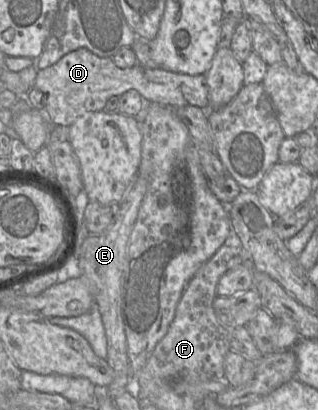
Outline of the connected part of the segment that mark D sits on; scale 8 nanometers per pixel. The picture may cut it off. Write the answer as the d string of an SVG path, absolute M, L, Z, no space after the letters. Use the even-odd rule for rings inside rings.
M79 48L63 56L55 64L37 71L33 87L43 92L46 97L44 114L51 125L71 126L78 117L87 112L102 111L108 99L120 96L129 90L136 90L146 102L156 102L161 105L179 107L192 105L209 110L208 88L205 75L189 75L163 70L161 68L147 68L140 64L122 69L117 67L112 58L102 58L86 48Z

